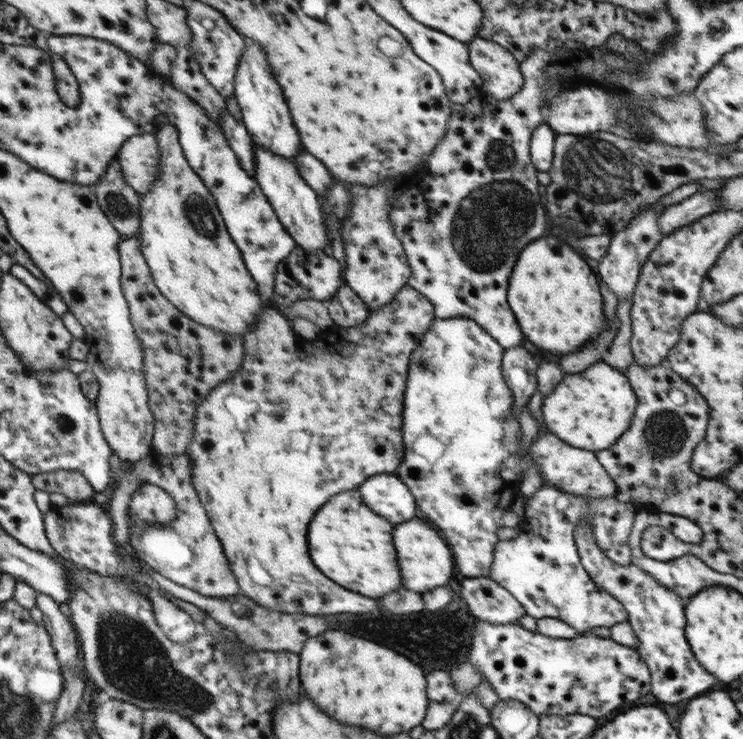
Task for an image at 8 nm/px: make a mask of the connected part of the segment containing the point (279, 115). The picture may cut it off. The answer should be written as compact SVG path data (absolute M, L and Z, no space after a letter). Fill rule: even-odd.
M247 36L244 38L248 42L247 52L241 62L236 83L236 98L243 112L243 121L259 146L271 150L272 154L279 154L294 162L294 158L304 148L303 144L300 144L298 131L294 128L293 120L290 118L291 114L288 112L288 105L282 96L282 89L278 86L271 63L267 61L267 56L259 42L255 42L253 38L247 38Z

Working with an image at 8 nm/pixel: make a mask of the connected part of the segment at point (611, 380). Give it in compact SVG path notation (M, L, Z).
M602 361L580 374L564 376L564 380L544 400L543 420L550 433L564 438L564 442L570 446L598 454L601 450L611 448L628 430L636 411L636 401L627 376Z

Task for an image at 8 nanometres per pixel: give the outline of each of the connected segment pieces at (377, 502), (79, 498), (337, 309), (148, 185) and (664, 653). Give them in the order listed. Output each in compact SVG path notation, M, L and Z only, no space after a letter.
M395 474L370 477L359 490L365 503L376 514L392 518L396 524L410 521L416 514L415 495Z
M59 470L36 475L34 482L40 490L64 494L71 503L89 502L92 498L99 497L90 480L79 470Z
M342 283L338 292L327 302L328 314L337 326L360 326L369 317L369 306L354 290Z
M158 133L142 134L126 141L118 158L121 160L122 172L137 192L146 195L155 188L163 164Z
M580 521L579 525L576 525L575 541L578 543L578 551L580 558L582 558L583 566L588 570L588 574L597 580L600 589L608 591L611 595L625 603L628 611L628 623L632 626L639 642L635 649L646 660L648 666L651 666L652 694L658 700L662 700L662 702L680 702L680 700L696 698L700 692L710 690L718 682L718 679L696 660L691 646L688 644L688 640L686 640L686 616L684 610L686 601L680 598L674 590L670 590L666 586L660 586L659 582L656 582L651 574L648 574L639 566L634 566L633 564L622 566L612 562L597 545L595 535L588 521Z

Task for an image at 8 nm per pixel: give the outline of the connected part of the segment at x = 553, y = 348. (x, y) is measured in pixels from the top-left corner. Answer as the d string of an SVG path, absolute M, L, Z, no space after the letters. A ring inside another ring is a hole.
M540 238L540 242L532 242L532 246L520 254L507 298L512 298L512 310L520 314L520 326L524 326L528 342L554 356L564 356L588 346L609 326L596 274L580 254L558 238Z

